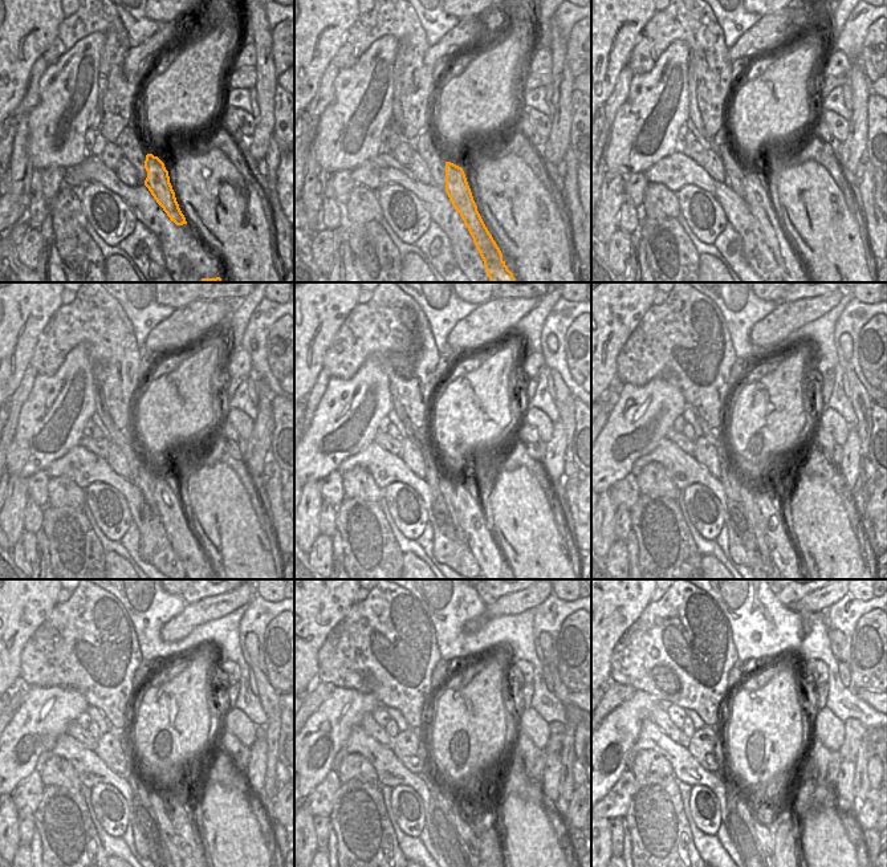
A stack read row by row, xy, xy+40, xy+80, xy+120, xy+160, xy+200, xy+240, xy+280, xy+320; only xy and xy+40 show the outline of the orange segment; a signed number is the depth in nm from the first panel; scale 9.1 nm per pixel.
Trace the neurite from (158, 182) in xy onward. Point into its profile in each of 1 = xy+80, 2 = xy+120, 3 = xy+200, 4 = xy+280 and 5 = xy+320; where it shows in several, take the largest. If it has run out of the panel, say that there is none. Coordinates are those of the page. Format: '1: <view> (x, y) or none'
1: xy+80 (756, 195)
2: xy+120 (169, 508)
3: xy+200 (777, 538)
4: xy+280 (480, 823)
5: xy+320 (782, 815)

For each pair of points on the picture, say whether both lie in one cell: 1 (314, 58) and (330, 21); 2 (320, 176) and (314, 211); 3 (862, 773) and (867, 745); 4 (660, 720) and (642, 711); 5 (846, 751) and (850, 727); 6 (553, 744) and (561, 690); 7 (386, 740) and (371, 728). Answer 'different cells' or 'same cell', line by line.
1: same cell
2: same cell
3: same cell
4: different cells
5: same cell
6: different cells
7: same cell

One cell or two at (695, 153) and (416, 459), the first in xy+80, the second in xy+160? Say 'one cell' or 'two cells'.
two cells

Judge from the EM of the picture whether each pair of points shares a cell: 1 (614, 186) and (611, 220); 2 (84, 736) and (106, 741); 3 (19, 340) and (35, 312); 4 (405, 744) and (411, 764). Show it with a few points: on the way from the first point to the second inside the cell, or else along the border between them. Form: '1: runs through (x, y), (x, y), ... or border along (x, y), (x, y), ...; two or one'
1: runs through (611, 194), (611, 212); one
2: border along (97, 739), (97, 745), (93, 749); two
3: runs through (19, 333), (19, 328), (28, 318); one
4: runs through (406, 749), (410, 758); one

